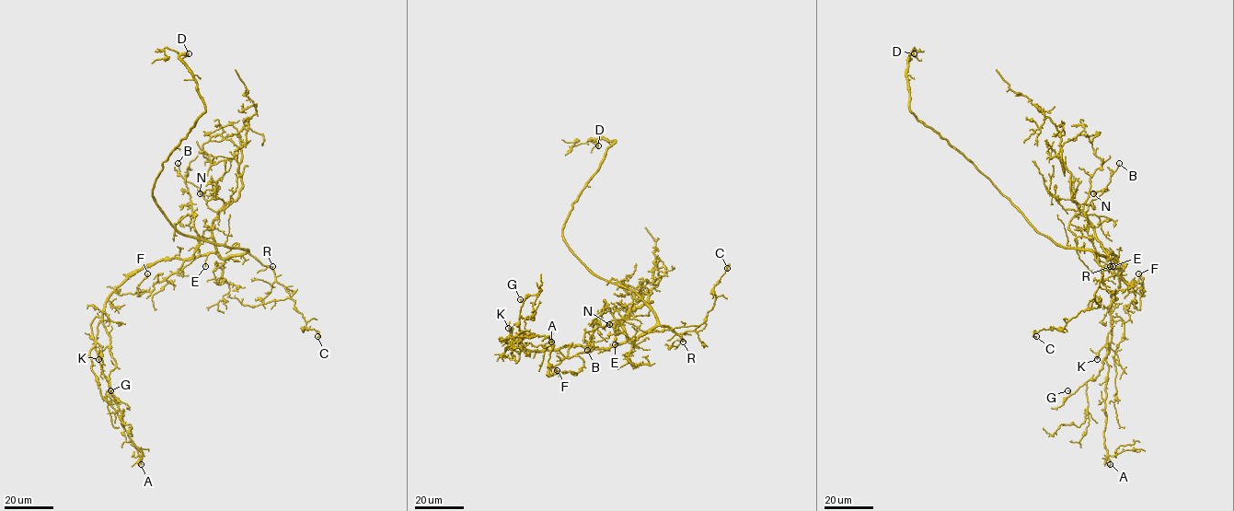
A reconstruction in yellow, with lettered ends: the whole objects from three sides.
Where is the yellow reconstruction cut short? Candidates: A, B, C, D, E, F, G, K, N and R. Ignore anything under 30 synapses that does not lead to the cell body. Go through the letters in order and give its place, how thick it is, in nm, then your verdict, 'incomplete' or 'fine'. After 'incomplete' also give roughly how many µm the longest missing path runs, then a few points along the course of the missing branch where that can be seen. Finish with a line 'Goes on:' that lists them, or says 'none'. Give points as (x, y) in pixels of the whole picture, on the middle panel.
A: (551, 342) | 110 nm | fine
B: (587, 350) | 170 nm | fine
C: (727, 268) | 130 nm | fine
D: (598, 145) | 550 nm | incomplete | 80 µm | (598, 145), (610, 148), (625, 160), (635, 170), (640, 190), (663, 208), (667, 216), (665, 235), (672, 259)
E: (615, 344) | 90 nm | fine
F: (557, 370) | 200 nm | incomplete | 30 µm
G: (520, 299) | 140 nm | fine
K: (508, 328) | 180 nm | fine
N: (609, 324) | 170 nm | fine
R: (683, 342) | 240 nm | incomplete | 130 µm
Goes on: D, F, R

